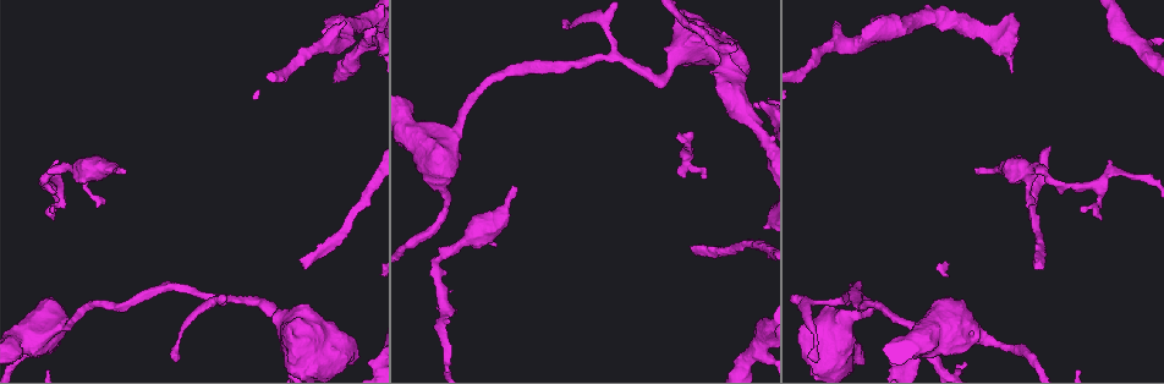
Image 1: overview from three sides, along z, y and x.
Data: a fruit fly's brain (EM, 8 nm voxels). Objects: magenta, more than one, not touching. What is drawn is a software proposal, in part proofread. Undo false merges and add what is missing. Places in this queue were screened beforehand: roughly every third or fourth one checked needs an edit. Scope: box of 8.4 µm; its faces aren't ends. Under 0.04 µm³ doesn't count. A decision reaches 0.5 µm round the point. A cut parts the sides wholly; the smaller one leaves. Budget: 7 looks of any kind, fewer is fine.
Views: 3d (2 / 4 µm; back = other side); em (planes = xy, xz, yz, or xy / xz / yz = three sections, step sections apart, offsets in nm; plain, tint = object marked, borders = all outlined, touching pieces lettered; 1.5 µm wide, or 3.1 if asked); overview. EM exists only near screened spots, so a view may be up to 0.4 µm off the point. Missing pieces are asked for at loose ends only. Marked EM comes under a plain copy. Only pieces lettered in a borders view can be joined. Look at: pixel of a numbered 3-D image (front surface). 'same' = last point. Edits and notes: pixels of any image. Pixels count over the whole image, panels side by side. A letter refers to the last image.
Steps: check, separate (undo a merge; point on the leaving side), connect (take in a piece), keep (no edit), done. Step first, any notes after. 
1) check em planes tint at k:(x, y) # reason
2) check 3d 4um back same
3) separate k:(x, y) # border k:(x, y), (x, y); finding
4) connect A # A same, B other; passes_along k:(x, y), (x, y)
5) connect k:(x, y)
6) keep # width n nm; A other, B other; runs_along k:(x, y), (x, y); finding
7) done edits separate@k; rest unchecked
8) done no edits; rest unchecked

check 3d 4um at 1:(864, 362) # an open end

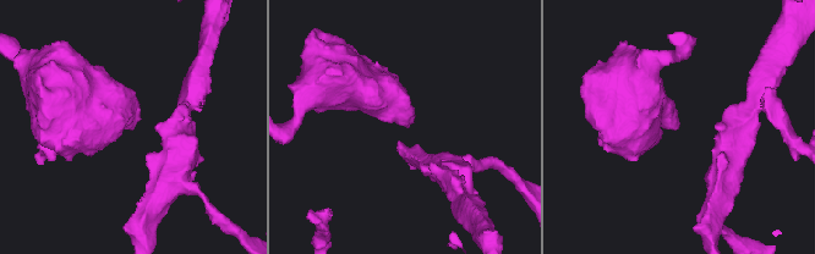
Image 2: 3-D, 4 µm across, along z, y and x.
check em planes borders at 2:(409, 126) # now the EM

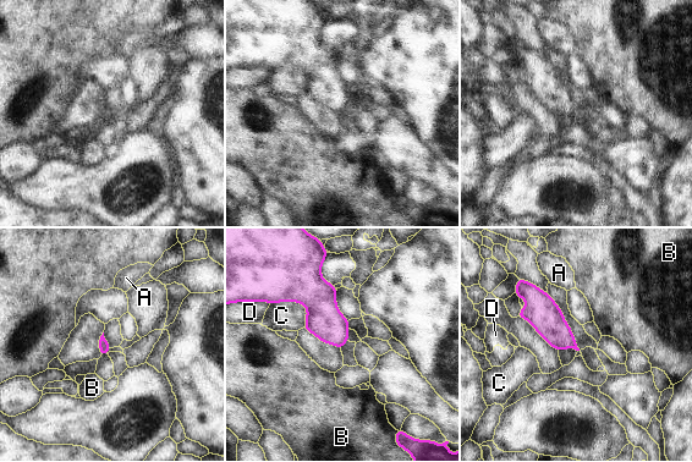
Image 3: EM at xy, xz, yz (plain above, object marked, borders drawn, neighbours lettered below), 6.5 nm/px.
keep # longest_contact C 280 nm; A other, B other, C other, D other; border 3:(270, 303), (300, 302), (305, 326); none of them fits

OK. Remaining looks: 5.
check em xz step 4 tint at 1:(815, 361) # free end

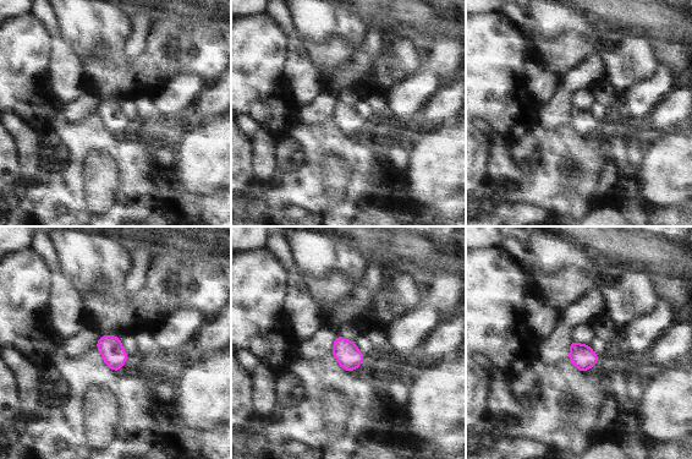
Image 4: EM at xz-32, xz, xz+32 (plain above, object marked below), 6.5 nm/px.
check em planes borders same # cut it another way

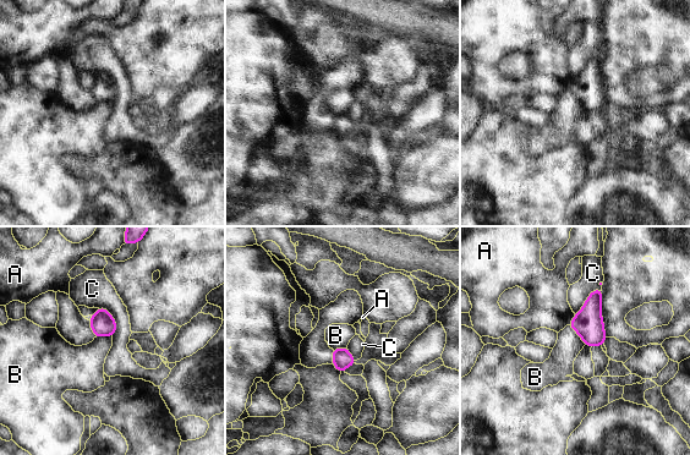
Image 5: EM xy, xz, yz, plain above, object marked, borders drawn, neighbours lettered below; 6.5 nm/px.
keep # A other, B other, C other; border 5:(98, 307), (114, 319), (113, 335); no lettered piece goes on from it

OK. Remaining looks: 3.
check 3d 4um at 1:(516, 188) # thin end

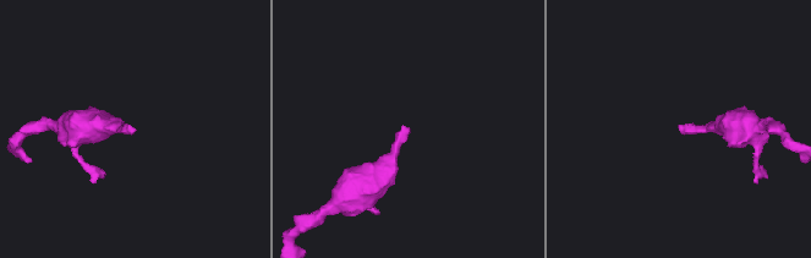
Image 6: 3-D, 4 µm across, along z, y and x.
check em yz step 4 borders at 6:(129, 125)

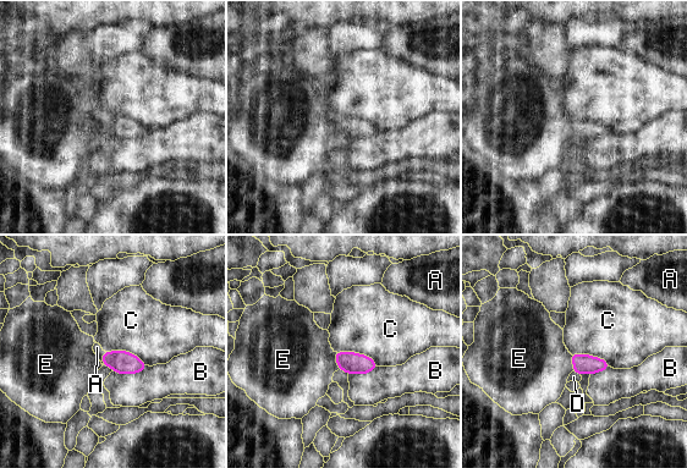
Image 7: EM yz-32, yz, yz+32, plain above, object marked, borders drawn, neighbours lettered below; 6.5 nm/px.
connect E # width 130 nm; A other, B other, C other, D other, E same; passes_along 7:(352, 363), (336, 361), (298, 363); it goes on there

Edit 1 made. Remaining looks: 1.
done edits connect@7; rest unchecked

